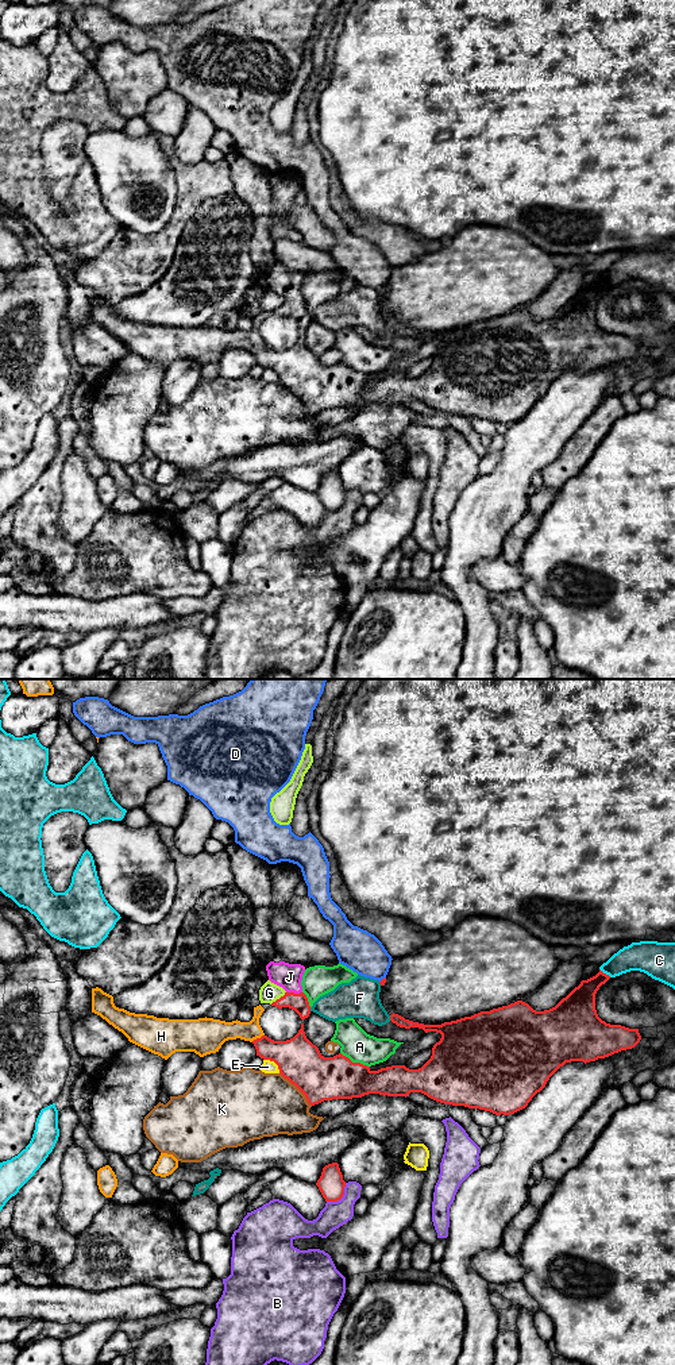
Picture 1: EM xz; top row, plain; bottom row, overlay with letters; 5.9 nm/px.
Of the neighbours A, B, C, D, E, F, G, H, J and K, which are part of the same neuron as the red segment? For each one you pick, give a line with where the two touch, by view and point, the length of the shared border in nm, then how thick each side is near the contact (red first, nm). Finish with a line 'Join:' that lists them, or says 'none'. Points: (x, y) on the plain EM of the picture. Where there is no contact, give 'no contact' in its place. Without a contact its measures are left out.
H: xz (257, 347) | 90 nm | 220/150 nm
J: xz (293, 301) | 100 nm | 110/150 nm
Join: H, J

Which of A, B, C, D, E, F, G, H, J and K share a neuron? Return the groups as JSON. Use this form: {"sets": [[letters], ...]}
{"sets": [["A"], ["B"], ["C"], ["D"], ["E"], ["F"], ["G"], ["H", "J"], ["K"]]}

